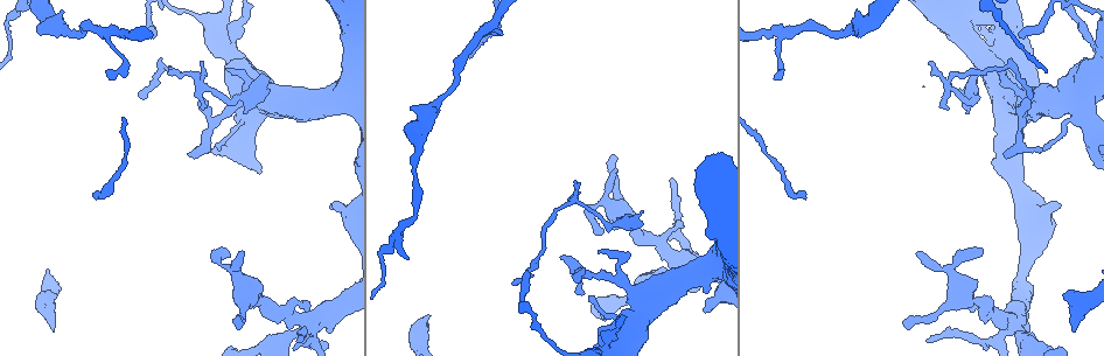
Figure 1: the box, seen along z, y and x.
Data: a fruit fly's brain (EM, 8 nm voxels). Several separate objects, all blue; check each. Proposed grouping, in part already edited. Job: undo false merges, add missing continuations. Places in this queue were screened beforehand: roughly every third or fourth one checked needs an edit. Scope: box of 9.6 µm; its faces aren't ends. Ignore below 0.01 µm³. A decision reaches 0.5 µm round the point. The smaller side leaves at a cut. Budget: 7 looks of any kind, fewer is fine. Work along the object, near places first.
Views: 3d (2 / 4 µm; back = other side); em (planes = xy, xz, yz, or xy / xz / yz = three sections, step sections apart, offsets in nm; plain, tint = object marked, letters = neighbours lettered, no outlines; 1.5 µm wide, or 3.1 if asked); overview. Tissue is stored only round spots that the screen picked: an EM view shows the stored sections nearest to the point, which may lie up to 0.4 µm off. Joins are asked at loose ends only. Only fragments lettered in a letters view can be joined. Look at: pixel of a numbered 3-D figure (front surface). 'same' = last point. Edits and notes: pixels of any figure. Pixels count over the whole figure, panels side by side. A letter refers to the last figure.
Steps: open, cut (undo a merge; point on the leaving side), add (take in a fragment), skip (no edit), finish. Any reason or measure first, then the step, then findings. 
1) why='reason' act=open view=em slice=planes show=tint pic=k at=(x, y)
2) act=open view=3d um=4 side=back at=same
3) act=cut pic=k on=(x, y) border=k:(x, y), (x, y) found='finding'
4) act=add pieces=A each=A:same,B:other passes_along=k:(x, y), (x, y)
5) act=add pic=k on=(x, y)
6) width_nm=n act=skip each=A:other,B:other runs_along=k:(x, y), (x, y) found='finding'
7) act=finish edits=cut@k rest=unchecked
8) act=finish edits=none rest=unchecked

why='three-way junction' act=open view=3d um=4 pic=1 at=(235, 42)

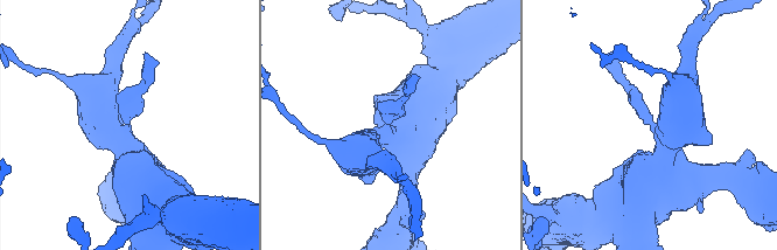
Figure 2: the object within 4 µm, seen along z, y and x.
arms=3 arm_widths_nm=220,600,650 why='shape alone is not enough' act=open view=em slice=planes show=letters pic=2 at=(388, 127)

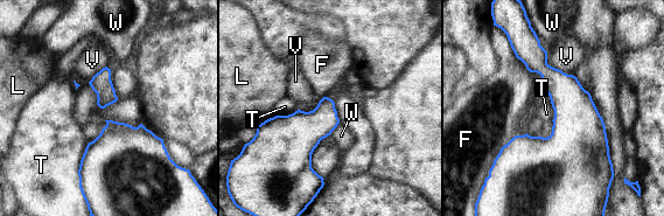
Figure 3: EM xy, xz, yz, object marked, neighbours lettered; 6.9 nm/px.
width_nm=160 act=skip each=F:other,L:other,T:other,V:other,W:other border=3:(89, 143), (78, 169), (79, 188) found='one neuron here'

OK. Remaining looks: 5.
act=open view=em slice=yz step=4 show=tint pic=1 at=(528, 276)

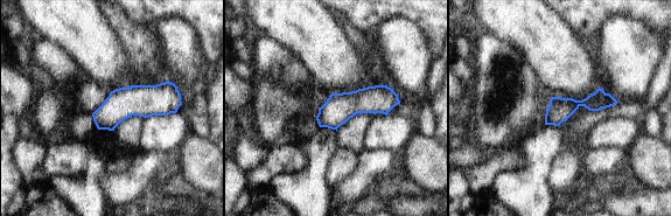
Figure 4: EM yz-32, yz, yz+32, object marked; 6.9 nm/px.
why='another direction' act=open view=em slice=planes show=tint at=same

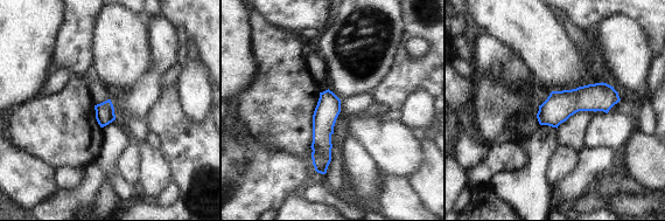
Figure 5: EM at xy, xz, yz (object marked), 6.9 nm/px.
why='what lies round it' act=open view=em slice=planes show=letters at=same

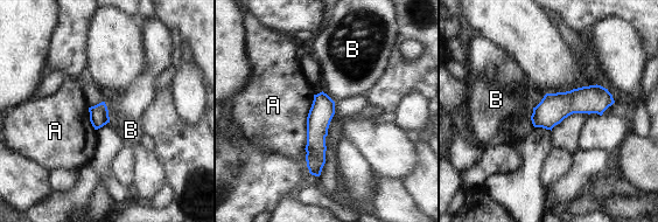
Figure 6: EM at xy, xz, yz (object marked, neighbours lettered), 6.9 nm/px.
width_nm=130 act=skip each=A:other,B:other found='no lettered fragment goes on from it'

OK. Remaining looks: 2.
why='an open end' act=open view=em slice=planes show=letters pic=1 at=(200, 62)

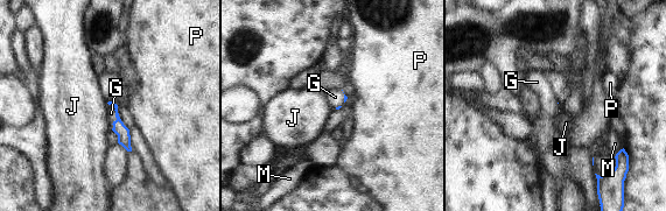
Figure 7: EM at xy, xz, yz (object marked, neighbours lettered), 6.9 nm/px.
act=add pieces=G each=G:same,J:other,M:other,P:other passes_along=7:(124, 138), (116, 115), (111, 113) found='it goes on there'

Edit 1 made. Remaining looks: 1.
act=finish edits=add@7 rest=unchecked

